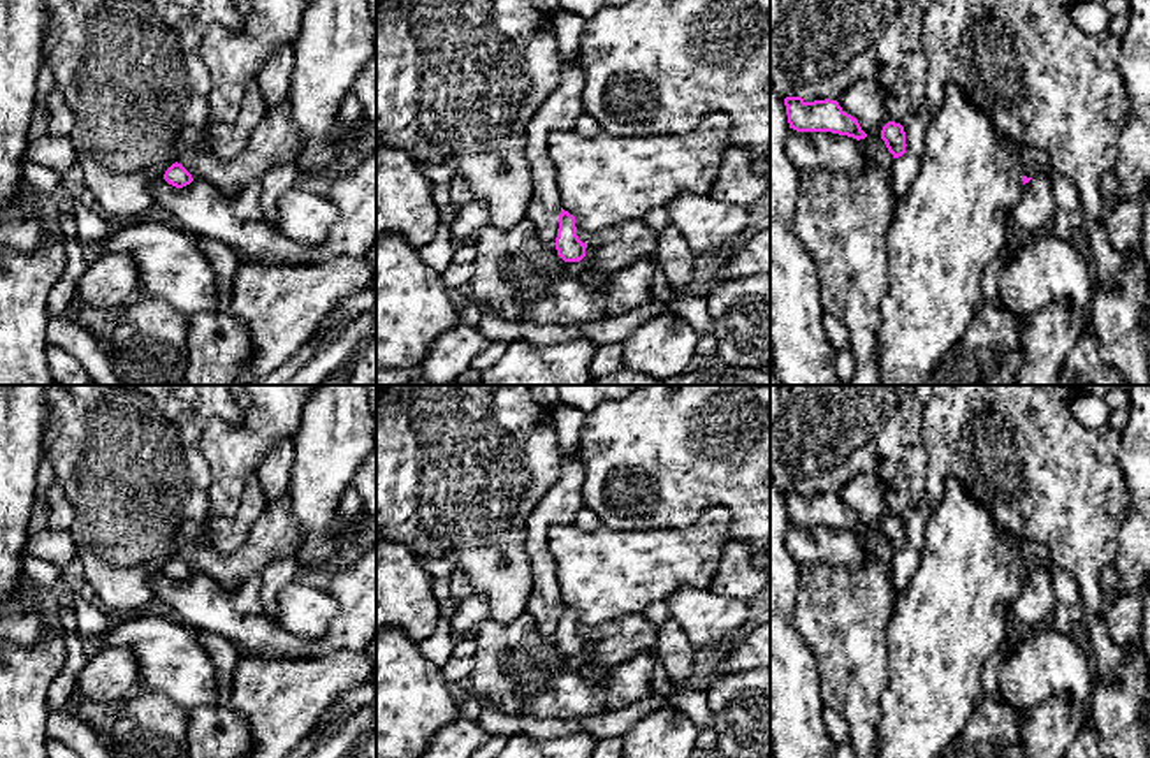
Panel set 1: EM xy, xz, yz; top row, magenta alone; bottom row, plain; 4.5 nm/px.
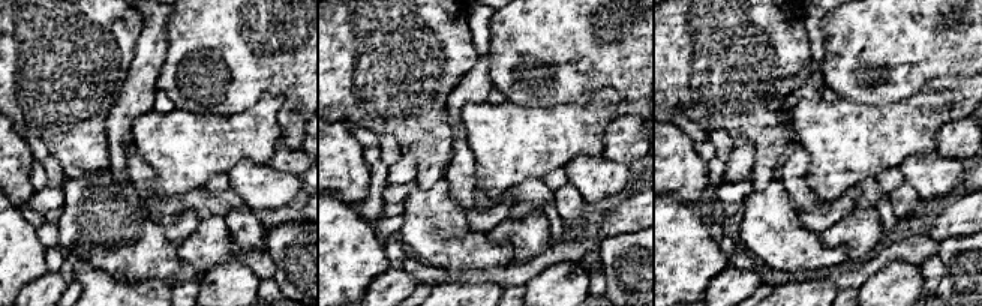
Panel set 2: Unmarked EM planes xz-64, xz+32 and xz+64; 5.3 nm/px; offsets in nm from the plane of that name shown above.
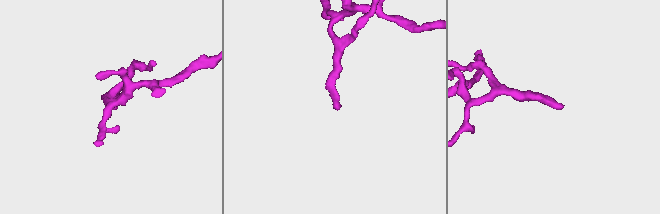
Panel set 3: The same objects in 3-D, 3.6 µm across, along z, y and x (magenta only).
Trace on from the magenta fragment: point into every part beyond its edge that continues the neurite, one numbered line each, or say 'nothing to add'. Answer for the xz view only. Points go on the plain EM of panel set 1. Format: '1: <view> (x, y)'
1: xz (618, 641)

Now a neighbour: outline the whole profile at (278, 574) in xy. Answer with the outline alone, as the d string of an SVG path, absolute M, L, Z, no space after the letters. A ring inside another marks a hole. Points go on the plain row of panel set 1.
M294 556L271 561L260 573L262 607L266 609L273 624L276 626L278 626L276 617L278 596L281 589L292 584L295 579L299 579L299 568Z

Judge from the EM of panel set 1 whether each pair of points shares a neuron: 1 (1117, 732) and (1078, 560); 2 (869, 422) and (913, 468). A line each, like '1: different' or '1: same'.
1: different
2: same

